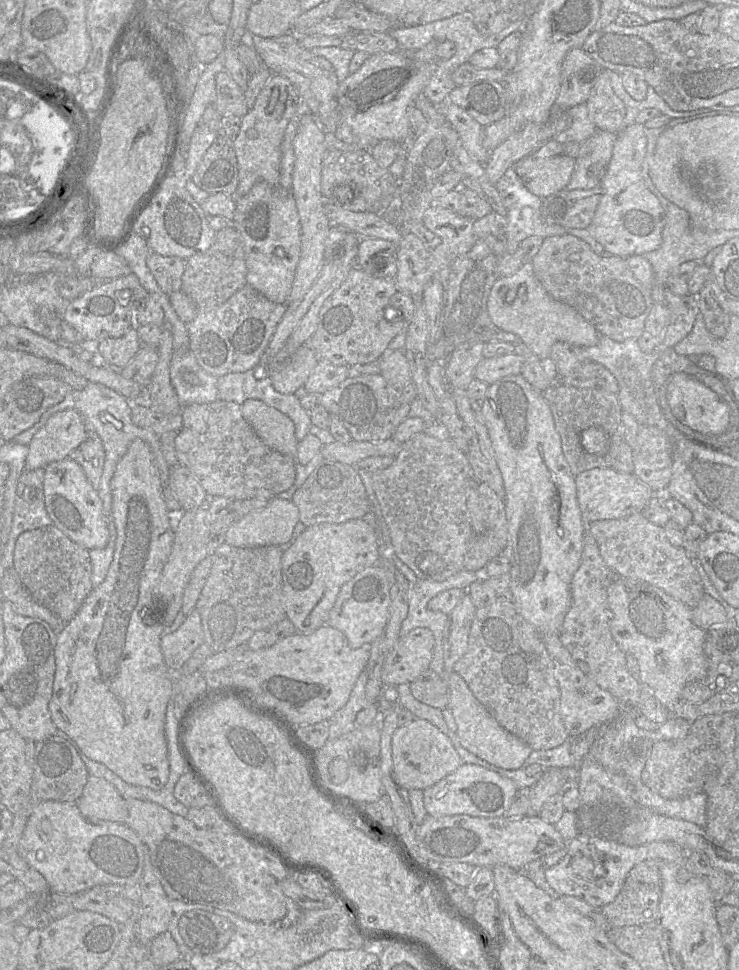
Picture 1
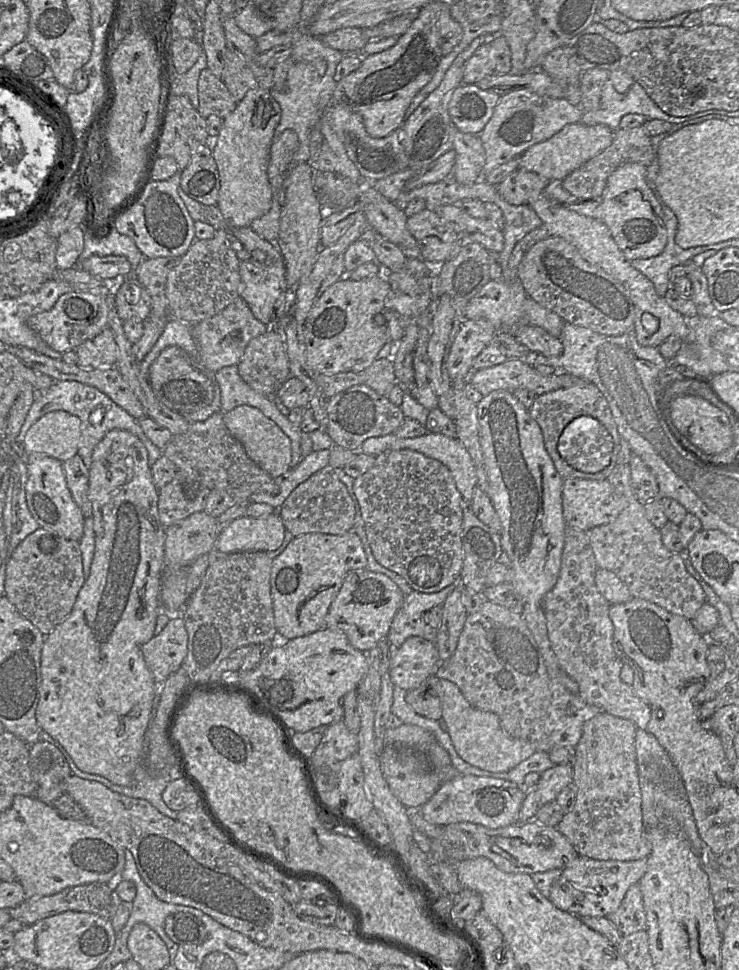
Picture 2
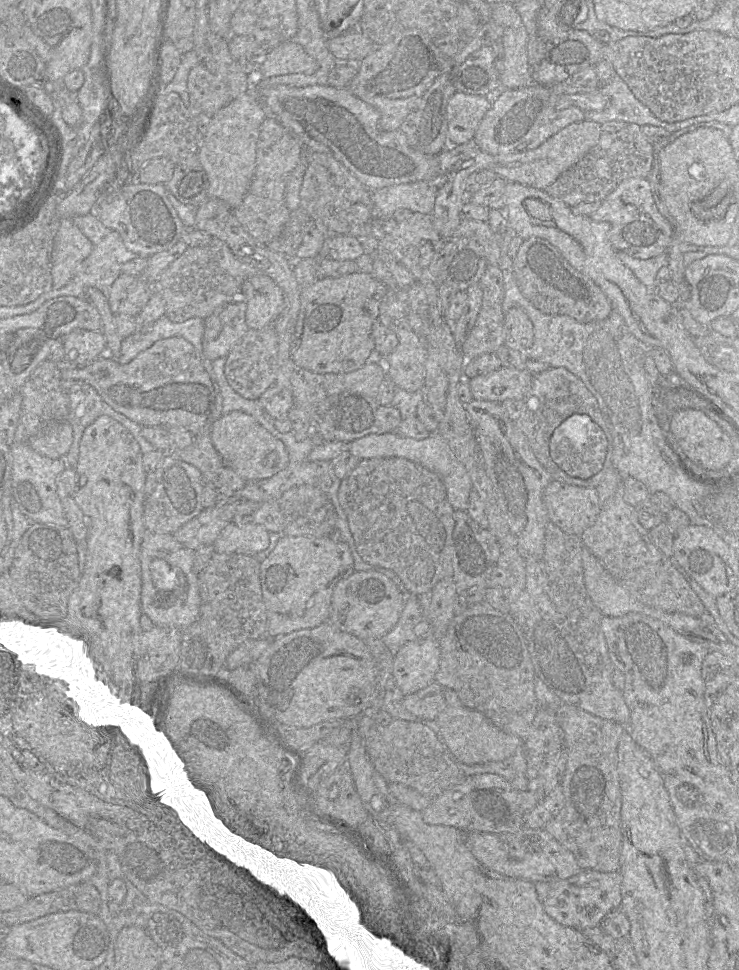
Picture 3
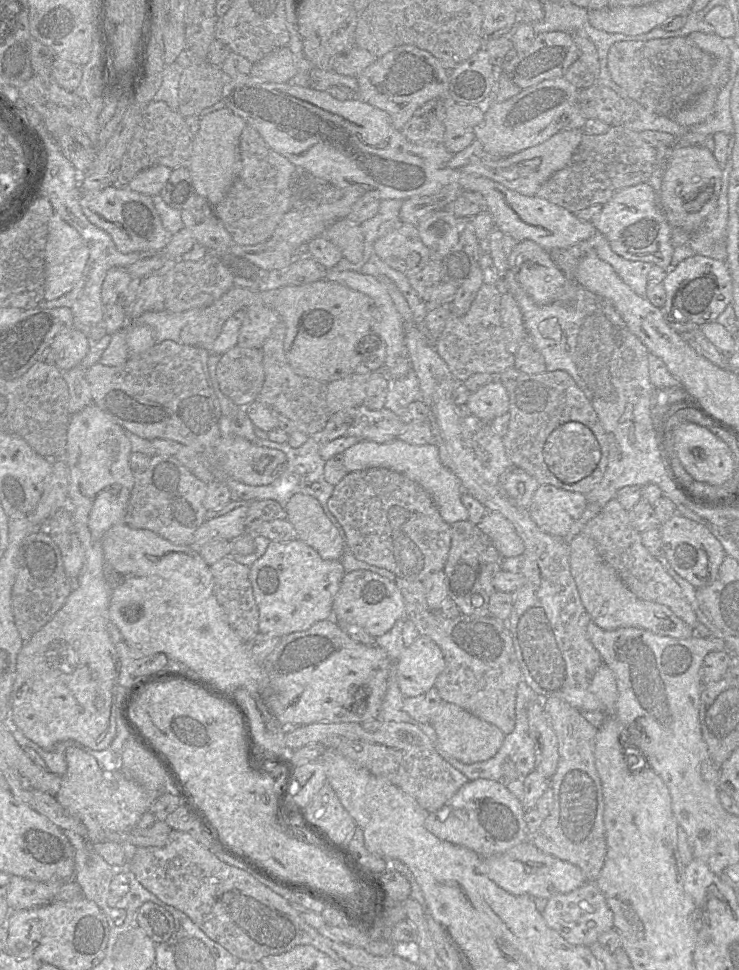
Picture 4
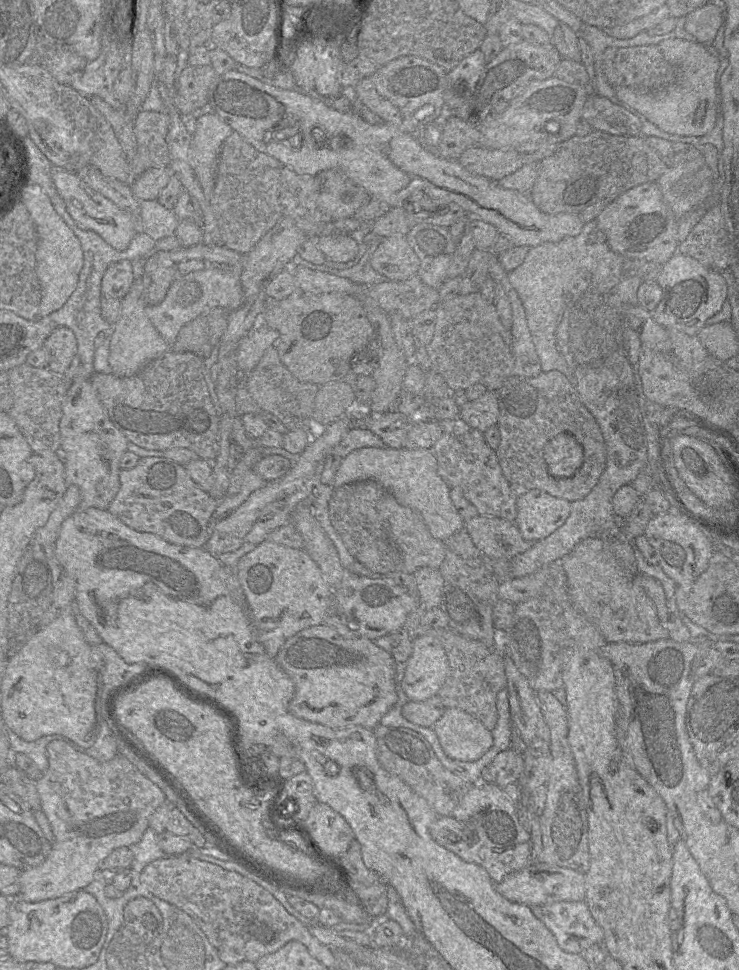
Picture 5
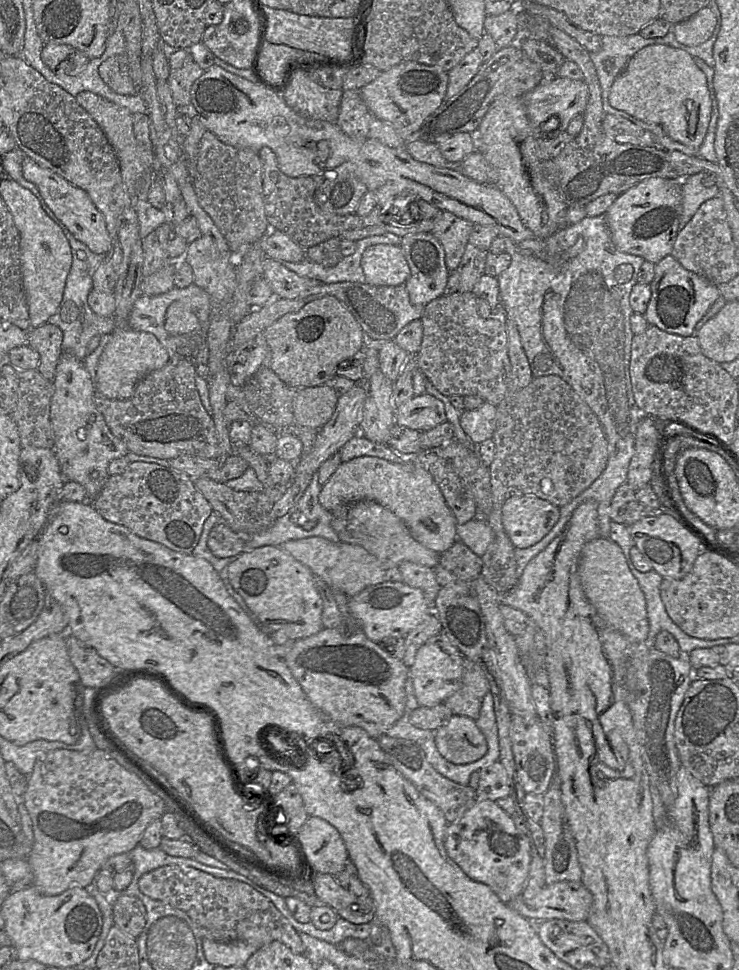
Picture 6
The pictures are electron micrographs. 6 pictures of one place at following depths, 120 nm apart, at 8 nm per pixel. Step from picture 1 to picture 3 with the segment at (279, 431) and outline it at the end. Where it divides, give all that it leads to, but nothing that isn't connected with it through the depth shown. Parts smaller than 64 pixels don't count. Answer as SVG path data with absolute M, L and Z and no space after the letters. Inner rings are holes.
M234 410L222 414L210 426L210 437L225 464L247 482L271 478L288 464L288 453L284 443L245 412Z

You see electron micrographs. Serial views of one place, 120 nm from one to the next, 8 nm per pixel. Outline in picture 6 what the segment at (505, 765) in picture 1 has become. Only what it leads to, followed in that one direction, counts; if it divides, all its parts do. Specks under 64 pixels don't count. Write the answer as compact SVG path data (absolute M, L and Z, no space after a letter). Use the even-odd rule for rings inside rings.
M452 715L448 722L434 731L435 745L440 755L448 762L464 765L475 762L487 752L487 741L477 727L474 719L466 716Z

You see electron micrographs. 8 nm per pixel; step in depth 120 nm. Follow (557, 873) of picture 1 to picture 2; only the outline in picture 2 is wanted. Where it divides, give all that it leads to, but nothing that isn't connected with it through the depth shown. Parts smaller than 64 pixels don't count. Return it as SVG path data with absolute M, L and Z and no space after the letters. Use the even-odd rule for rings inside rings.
M578 856L562 870L547 899L559 910L578 917L606 917L617 910L627 890L639 883L646 866L647 858L601 861Z

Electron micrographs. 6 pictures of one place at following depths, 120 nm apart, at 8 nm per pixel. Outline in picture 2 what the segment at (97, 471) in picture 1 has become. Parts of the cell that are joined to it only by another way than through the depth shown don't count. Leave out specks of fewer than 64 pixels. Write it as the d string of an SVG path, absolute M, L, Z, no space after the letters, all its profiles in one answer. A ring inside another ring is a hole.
M77 454L63 462L67 487L73 500L81 509L85 518L92 516L92 505L88 499L89 468Z

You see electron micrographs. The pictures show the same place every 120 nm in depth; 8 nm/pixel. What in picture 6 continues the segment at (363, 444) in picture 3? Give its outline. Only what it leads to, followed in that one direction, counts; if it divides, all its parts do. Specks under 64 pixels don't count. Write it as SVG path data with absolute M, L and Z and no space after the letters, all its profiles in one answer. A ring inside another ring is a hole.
M360 456L341 463L329 480L322 486L319 503L333 515L345 511L351 504L362 501L375 501L392 511L408 527L413 538L424 547L442 554L457 540L457 521L447 506L443 494L433 476L420 464L413 461L394 463L378 457Z

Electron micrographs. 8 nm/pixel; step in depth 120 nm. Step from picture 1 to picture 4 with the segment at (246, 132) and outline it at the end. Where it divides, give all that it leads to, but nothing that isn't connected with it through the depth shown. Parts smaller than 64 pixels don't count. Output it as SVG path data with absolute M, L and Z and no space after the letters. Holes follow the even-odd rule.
M223 107L200 118L198 132L193 136L188 163L197 194L213 207L220 203L231 187L240 167L240 136L247 126L245 120Z

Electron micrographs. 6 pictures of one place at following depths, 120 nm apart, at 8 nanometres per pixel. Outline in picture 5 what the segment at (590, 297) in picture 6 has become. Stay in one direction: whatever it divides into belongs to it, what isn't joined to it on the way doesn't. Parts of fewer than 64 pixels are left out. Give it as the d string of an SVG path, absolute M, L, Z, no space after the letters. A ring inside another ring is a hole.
M596 220L585 223L576 236L558 242L547 242L529 248L521 265L508 273L525 309L527 325L541 361L542 372L560 371L569 380L582 403L593 414L603 434L607 461L597 485L582 500L571 502L571 512L565 523L548 537L511 559L514 578L530 575L568 555L586 538L624 538L613 511L613 497L624 485L648 471L648 441L646 414L648 400L643 393L639 374L642 347L639 335L630 327L625 312L639 305L637 292L643 282L645 260L630 259L612 251Z

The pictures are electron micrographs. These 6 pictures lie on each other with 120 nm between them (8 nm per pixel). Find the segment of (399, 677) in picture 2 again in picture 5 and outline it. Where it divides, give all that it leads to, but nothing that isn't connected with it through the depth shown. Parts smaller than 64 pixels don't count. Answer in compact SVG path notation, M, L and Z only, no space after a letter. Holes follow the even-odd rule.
M422 634L413 640L401 687L410 701L424 701L437 695L448 672L448 658L441 643Z

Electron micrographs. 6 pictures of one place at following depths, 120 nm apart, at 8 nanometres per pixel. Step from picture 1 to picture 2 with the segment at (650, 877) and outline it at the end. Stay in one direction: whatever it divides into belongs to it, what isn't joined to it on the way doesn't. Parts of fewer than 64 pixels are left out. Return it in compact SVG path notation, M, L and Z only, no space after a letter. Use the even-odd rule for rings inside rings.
M634 884L627 890L617 910L608 914L606 919L611 922L621 936L645 931L646 915L639 884Z

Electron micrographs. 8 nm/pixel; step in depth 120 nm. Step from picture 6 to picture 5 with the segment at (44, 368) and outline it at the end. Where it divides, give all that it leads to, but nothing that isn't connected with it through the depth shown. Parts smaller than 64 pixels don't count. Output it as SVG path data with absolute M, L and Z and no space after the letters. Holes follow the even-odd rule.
M58 326L44 341L42 348L48 354L47 368L63 376L77 352L77 339L71 329Z

